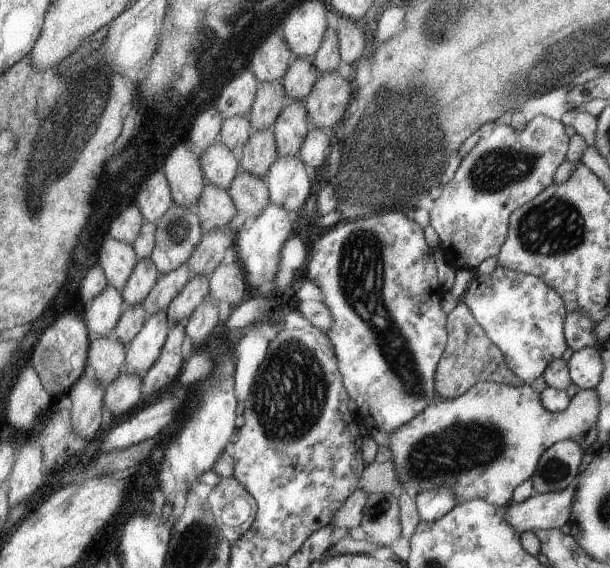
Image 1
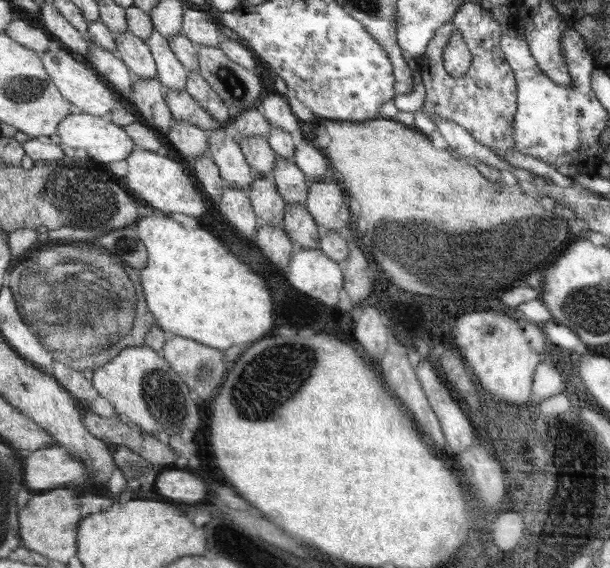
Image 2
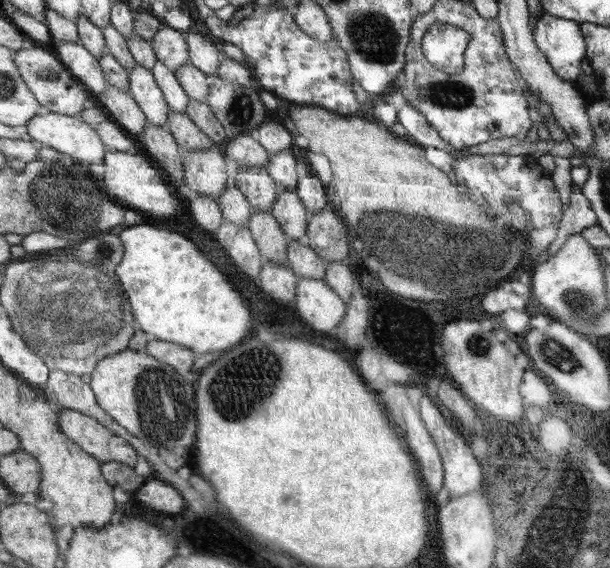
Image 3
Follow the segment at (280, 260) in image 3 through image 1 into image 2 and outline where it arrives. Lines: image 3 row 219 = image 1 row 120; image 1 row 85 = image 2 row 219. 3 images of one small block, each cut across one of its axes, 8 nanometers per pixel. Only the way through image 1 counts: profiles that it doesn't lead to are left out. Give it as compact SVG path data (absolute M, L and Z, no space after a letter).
M258 175L250 185L248 194L253 211L260 222L283 227L284 213L286 213L288 204L280 196L271 176Z

